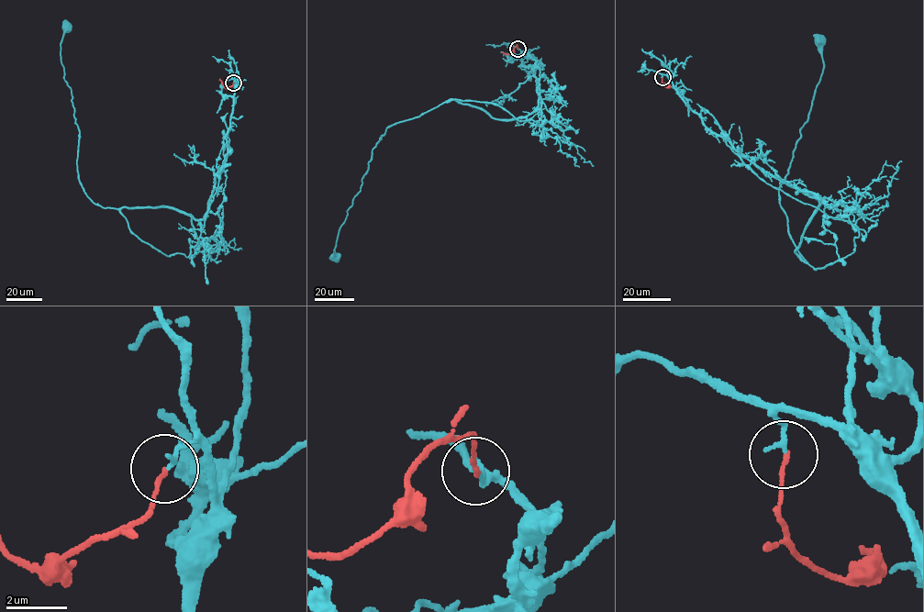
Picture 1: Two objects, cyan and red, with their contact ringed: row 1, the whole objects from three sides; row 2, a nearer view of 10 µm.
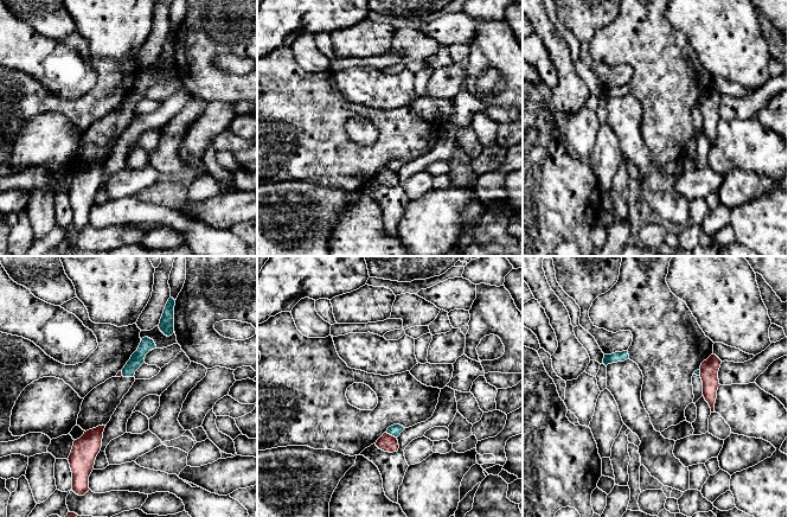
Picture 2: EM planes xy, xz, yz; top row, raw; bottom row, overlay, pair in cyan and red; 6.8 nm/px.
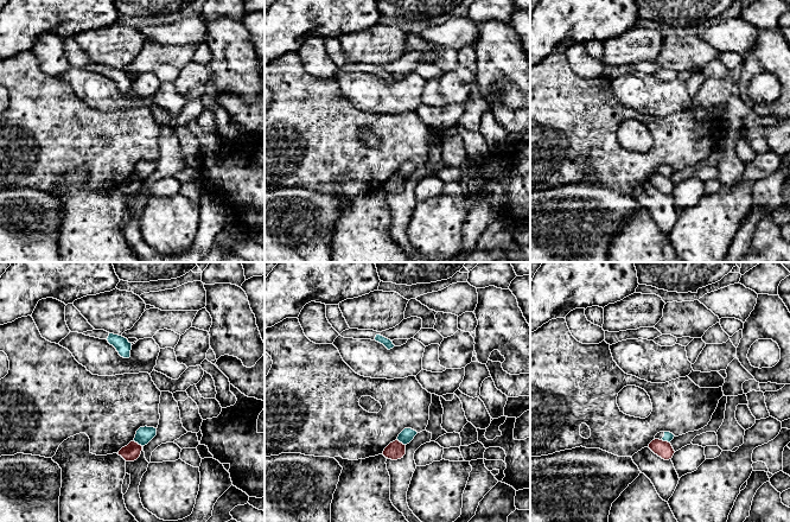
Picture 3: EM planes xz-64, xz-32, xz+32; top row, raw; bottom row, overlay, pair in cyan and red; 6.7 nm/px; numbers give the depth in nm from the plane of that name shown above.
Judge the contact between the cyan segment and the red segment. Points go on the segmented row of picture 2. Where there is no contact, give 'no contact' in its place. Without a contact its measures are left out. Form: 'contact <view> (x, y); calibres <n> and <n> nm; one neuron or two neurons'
contact xz (391, 434); calibres 80 and 120 nm; two neurons

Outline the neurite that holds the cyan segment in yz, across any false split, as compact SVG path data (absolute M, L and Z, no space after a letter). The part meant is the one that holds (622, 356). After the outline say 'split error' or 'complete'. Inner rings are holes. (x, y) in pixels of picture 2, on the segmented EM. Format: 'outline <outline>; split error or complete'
outline M628 351L615 352L611 355L604 355L603 364L607 366L611 363L624 362L629 358Z; complete

